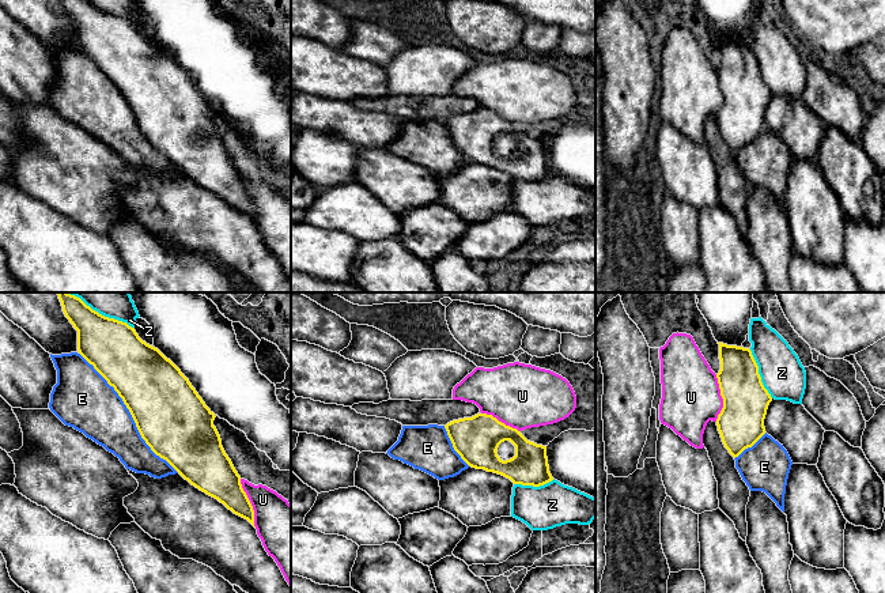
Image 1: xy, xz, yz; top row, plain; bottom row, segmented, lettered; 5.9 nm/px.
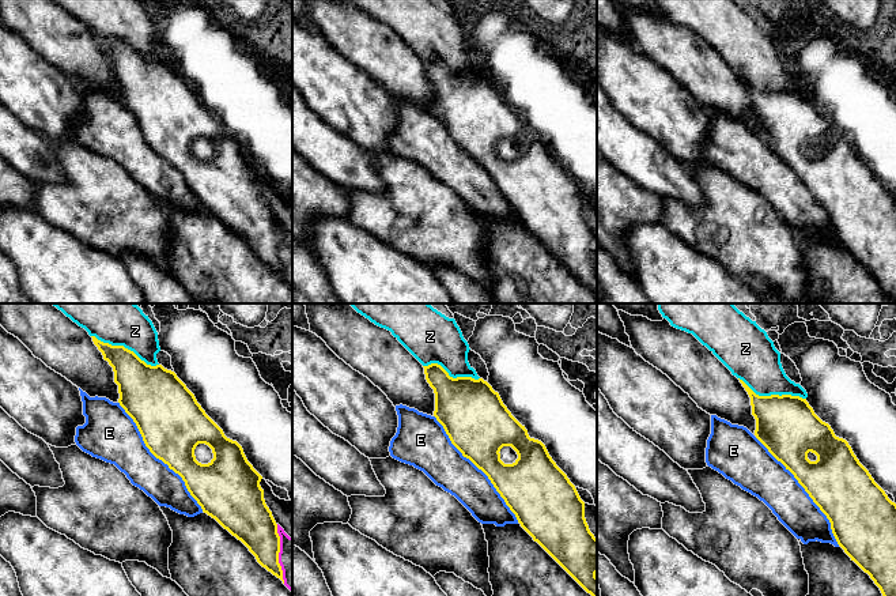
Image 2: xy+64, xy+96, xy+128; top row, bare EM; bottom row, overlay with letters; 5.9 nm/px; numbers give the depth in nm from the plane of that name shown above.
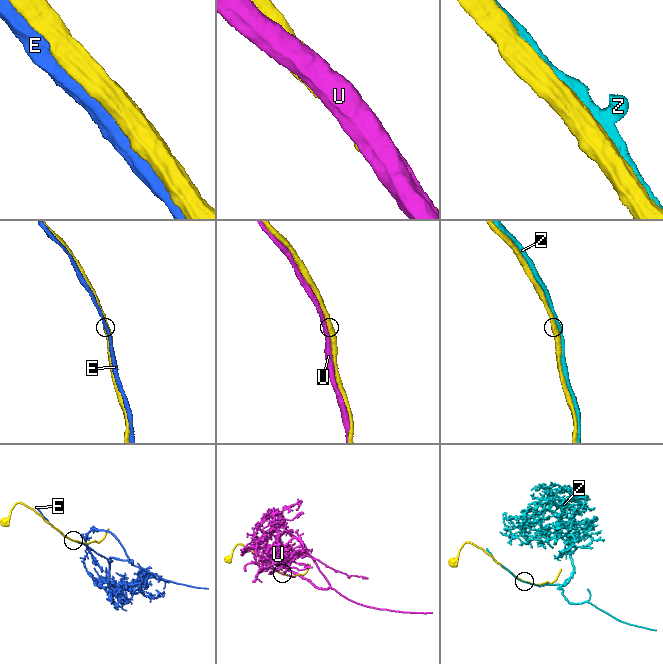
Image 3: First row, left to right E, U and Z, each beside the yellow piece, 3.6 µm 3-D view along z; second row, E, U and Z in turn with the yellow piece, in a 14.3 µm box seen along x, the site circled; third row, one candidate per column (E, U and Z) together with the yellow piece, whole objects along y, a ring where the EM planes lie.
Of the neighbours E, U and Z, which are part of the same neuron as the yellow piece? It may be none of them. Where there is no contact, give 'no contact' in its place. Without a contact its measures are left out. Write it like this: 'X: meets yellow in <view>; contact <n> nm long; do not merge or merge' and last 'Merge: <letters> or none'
E: meets yellow in xy; contact 900 nm long; do not merge
U: meets yellow in xy; contact 300 nm long; do not merge
Z: meets yellow in yz; contact 320 nm long; do not merge
Merge: none

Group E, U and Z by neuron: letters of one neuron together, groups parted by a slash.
E / U / Z

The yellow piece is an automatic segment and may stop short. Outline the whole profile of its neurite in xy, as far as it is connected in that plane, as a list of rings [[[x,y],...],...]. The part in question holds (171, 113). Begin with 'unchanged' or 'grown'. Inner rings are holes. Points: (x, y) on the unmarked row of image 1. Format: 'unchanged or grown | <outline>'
unchanged | [[[61,0],[77,26],[77,46],[118,88],[151,146],[192,181],[218,194],[254,222],[254,205],[241,171],[226,150],[213,121],[215,109],[189,75],[158,44],[143,37],[126,18],[105,12],[87,0]]]

